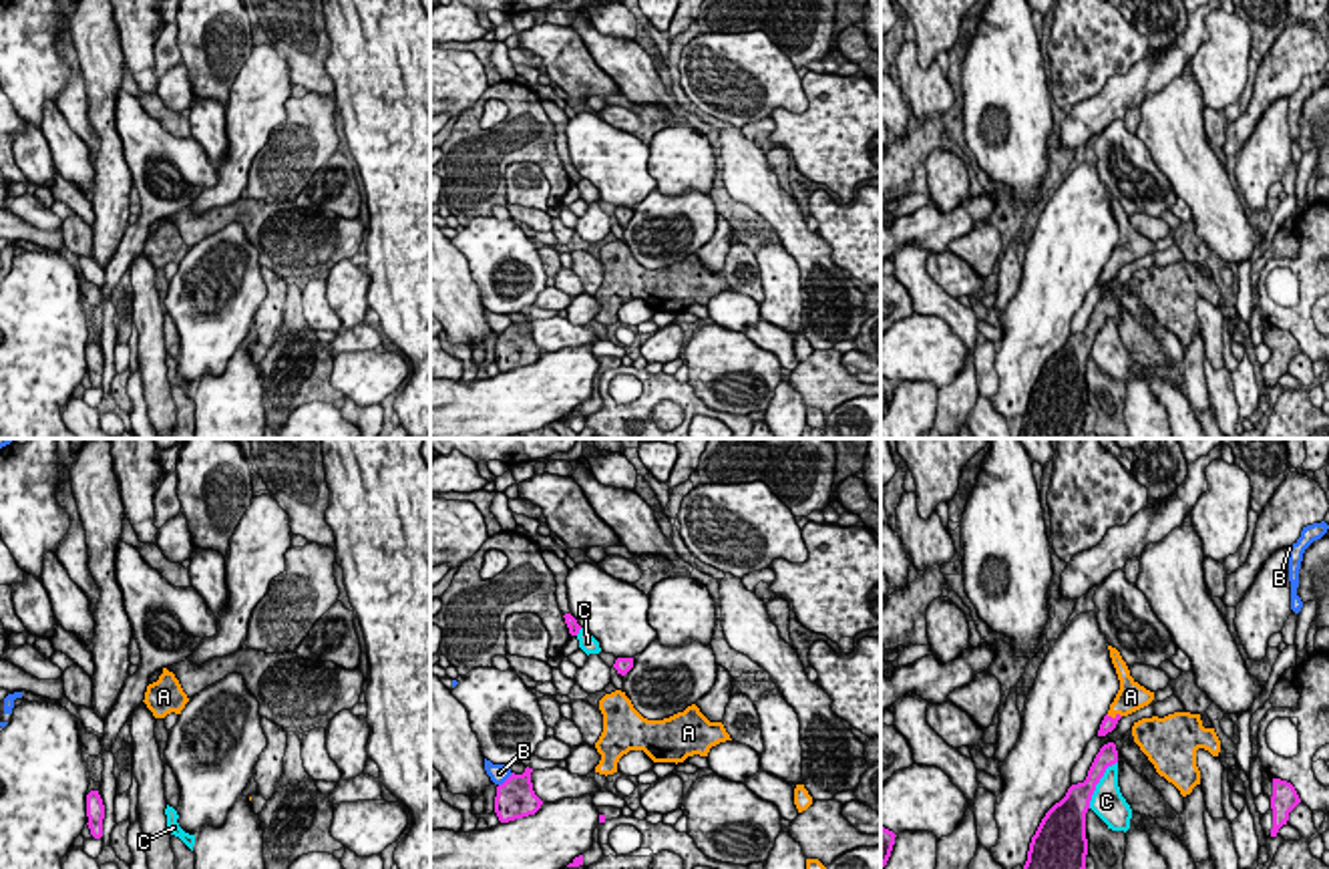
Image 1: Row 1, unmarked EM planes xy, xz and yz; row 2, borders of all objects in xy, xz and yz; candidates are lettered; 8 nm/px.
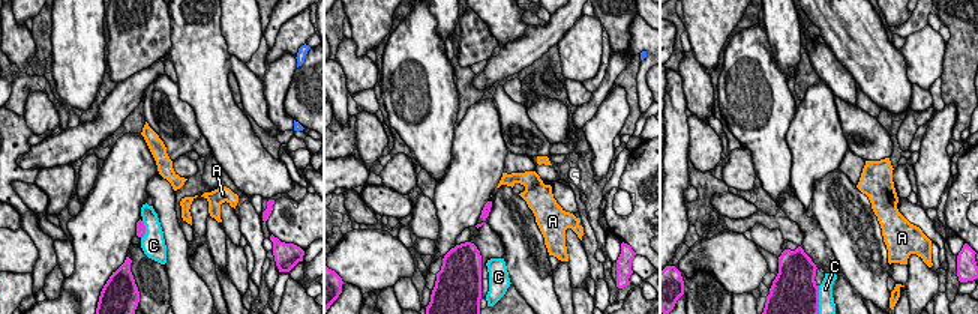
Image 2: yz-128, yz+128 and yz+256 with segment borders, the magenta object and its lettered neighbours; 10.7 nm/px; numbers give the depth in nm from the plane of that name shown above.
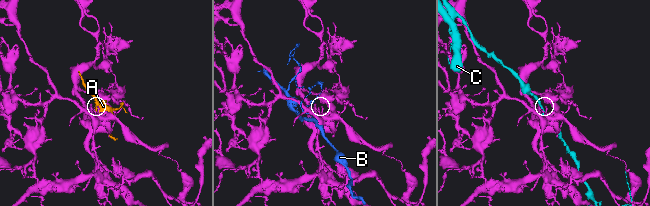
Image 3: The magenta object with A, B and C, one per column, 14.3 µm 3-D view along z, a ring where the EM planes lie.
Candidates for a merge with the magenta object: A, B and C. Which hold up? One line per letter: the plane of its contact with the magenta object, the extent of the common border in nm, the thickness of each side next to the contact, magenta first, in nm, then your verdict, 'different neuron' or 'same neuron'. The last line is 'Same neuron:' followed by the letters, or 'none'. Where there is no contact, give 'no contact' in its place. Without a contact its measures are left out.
A: yz | 130 nm | 120/240 nm | same neuron
B: xz | 160 nm | 320/160 nm | different neuron
C: yz | 440 nm | 220/260 nm | different neuron
Same neuron: A

